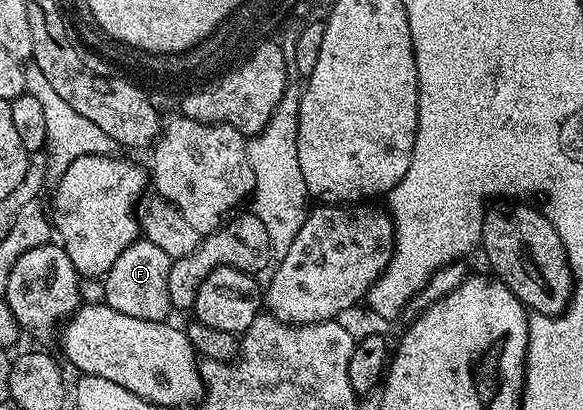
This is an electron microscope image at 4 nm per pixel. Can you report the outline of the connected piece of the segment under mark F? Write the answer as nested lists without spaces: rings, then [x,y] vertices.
[[[144,239],[132,241],[115,259],[115,263],[103,278],[105,284],[104,304],[123,315],[131,315],[135,319],[148,321],[165,321],[171,313],[169,296],[167,295],[167,271],[171,271],[173,261],[155,243]]]

